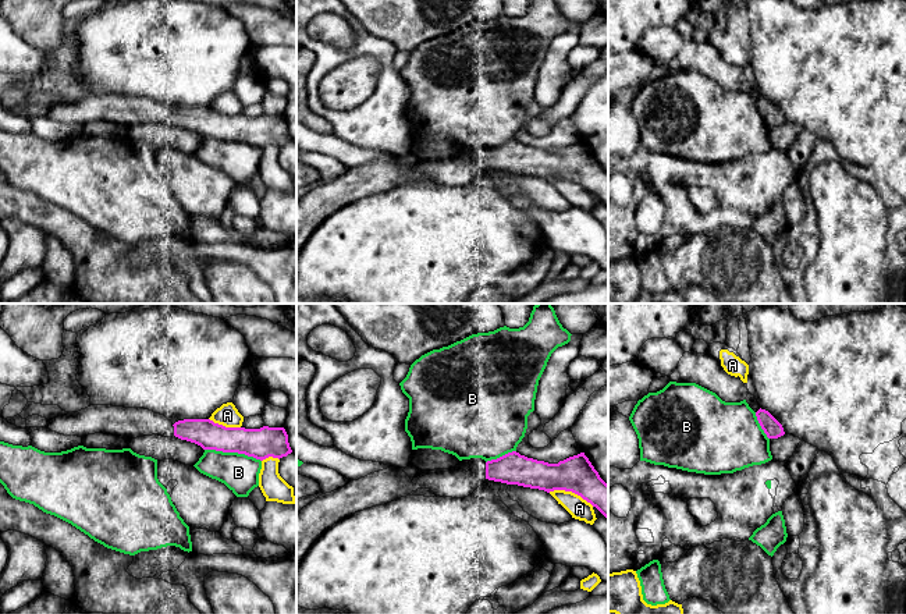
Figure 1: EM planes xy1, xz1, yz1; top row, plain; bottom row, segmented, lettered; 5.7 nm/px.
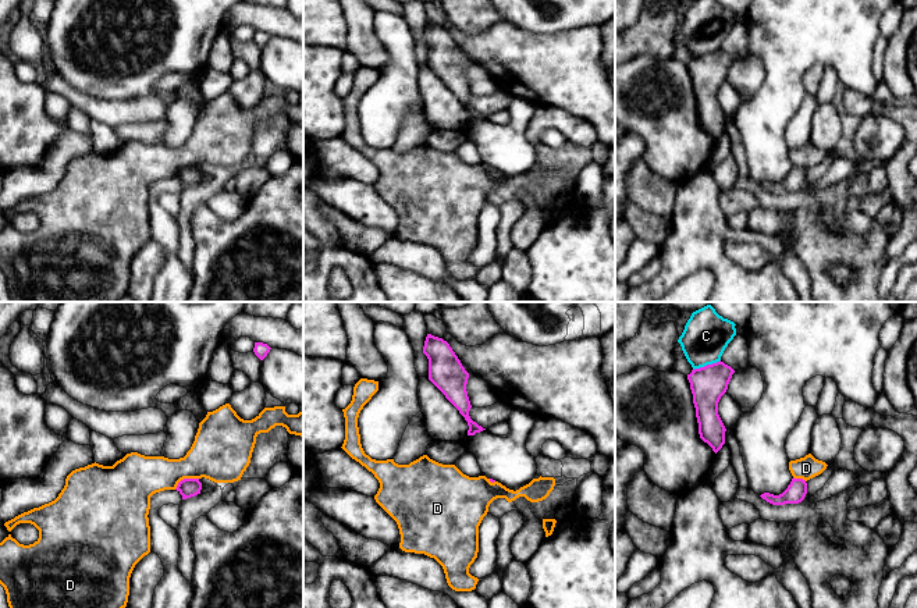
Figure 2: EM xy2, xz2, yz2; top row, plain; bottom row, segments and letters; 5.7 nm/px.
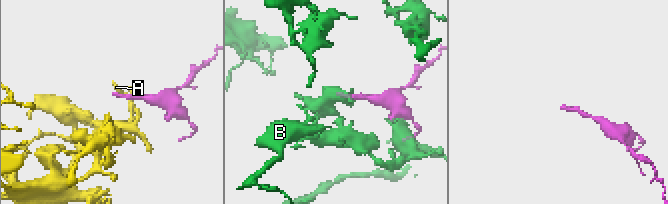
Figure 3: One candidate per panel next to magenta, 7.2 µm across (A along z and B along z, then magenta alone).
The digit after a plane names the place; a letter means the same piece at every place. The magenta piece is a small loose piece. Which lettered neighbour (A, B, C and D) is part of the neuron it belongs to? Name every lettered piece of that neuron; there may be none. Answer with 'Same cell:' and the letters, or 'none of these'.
Same cell: none of these

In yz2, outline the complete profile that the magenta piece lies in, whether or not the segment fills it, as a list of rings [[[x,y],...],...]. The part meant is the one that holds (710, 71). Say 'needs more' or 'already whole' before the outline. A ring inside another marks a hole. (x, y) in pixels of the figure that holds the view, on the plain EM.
already whole; [[[724,50],[707,53],[687,63],[700,127],[717,142],[725,132],[725,114],[718,103],[718,90],[726,81],[735,58]]]

